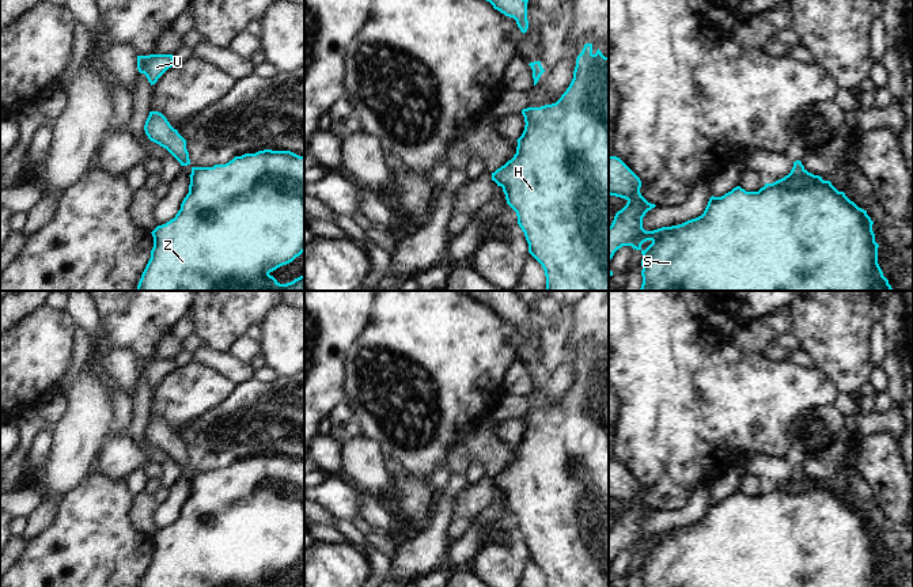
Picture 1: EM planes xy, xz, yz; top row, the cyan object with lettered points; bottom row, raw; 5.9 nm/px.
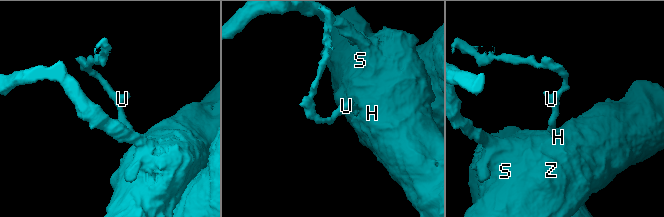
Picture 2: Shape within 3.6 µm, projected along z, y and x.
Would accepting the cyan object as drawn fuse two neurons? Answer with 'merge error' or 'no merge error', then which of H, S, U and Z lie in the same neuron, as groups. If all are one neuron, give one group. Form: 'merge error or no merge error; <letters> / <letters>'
no merge error; H S U Z

